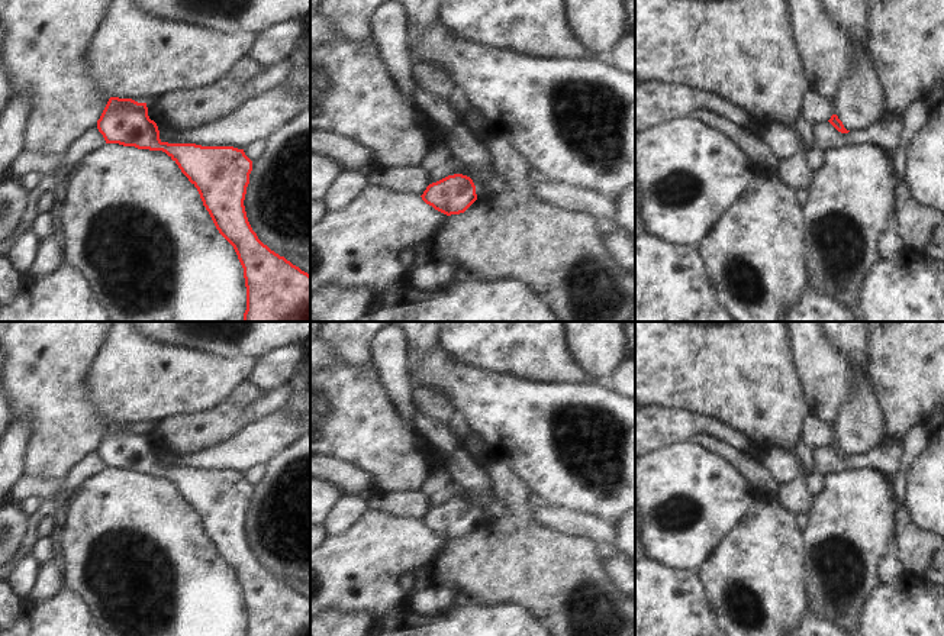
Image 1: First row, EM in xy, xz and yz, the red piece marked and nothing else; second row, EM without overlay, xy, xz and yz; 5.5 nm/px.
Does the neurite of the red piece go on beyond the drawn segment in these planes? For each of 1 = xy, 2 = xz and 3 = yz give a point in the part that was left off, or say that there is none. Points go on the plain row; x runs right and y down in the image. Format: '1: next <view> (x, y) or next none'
1: next none
2: next none
3: next none

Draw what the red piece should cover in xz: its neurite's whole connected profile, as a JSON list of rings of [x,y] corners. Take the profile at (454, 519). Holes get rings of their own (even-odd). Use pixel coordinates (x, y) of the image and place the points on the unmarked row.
[[[463,498],[429,509],[421,522],[447,540],[464,537],[477,524],[473,504]]]

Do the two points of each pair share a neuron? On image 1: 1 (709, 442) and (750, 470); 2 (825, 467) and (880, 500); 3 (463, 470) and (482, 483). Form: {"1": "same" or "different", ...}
{"1": "same", "2": "different", "3": "same"}

